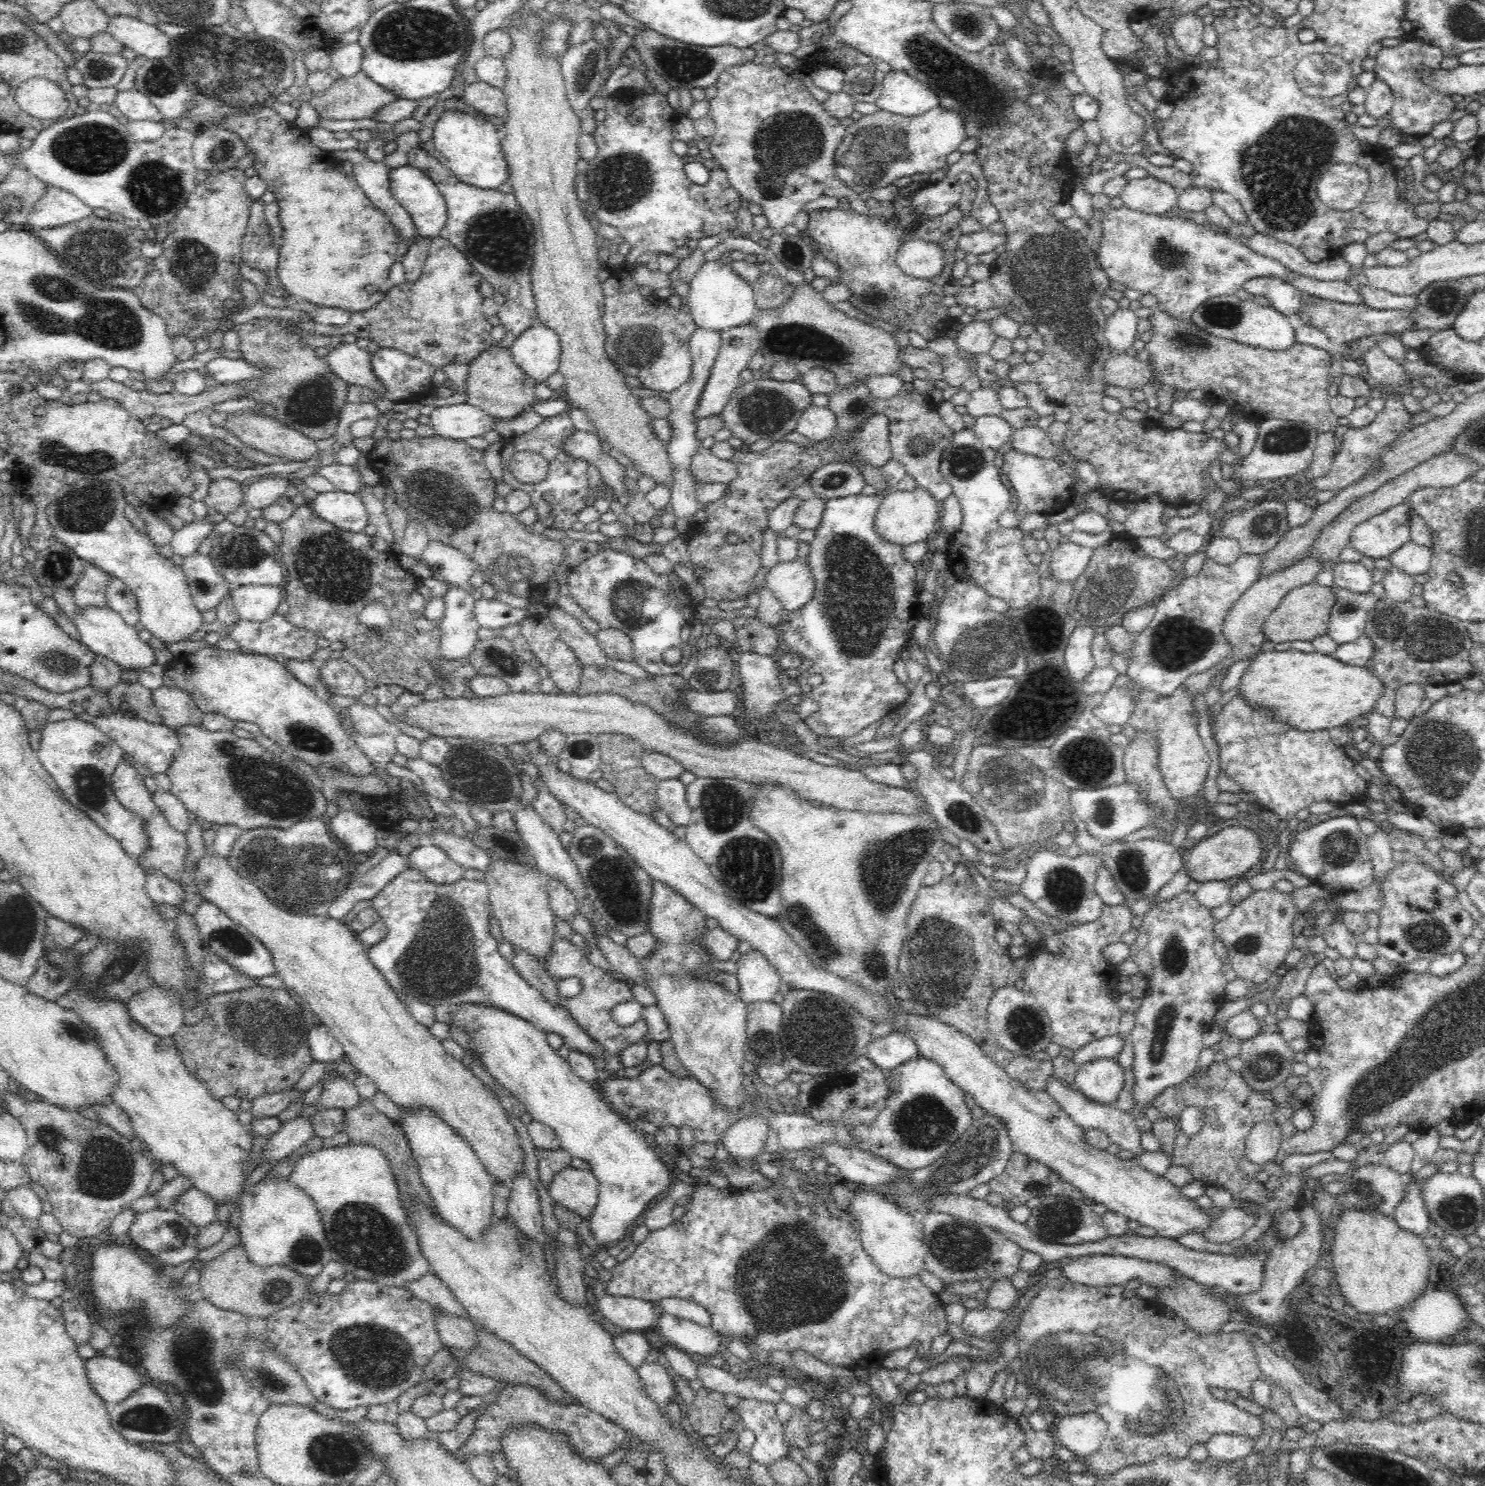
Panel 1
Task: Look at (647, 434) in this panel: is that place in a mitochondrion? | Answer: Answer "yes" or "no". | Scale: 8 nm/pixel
no

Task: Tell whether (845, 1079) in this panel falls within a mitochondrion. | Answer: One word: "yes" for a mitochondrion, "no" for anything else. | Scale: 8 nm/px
yes

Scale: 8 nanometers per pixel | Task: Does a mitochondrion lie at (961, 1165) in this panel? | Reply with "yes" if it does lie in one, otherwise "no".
yes

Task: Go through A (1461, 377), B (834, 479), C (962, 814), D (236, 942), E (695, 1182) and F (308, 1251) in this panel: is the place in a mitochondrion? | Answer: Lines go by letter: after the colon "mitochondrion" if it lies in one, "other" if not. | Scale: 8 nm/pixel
A: other
B: mitochondrion
C: mitochondrion
D: mitochondrion
E: other
F: mitochondrion

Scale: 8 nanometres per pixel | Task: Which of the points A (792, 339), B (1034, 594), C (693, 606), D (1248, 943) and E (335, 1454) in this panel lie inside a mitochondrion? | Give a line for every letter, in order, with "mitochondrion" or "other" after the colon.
A: mitochondrion
B: other
C: other
D: mitochondrion
E: mitochondrion

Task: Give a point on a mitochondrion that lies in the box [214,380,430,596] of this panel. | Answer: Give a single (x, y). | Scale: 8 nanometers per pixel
(246, 552)

